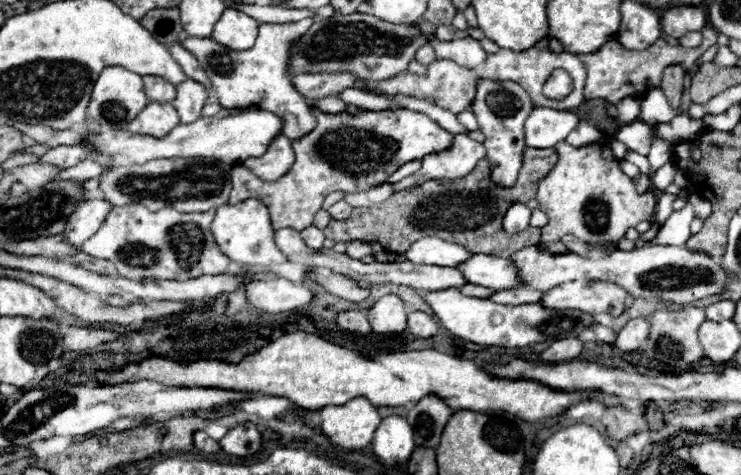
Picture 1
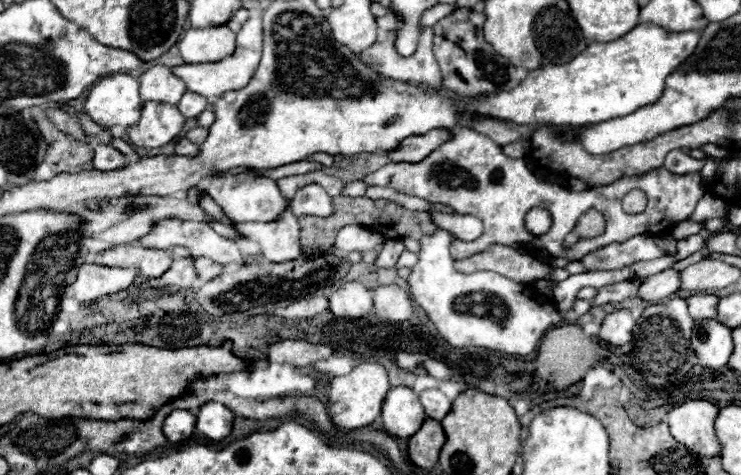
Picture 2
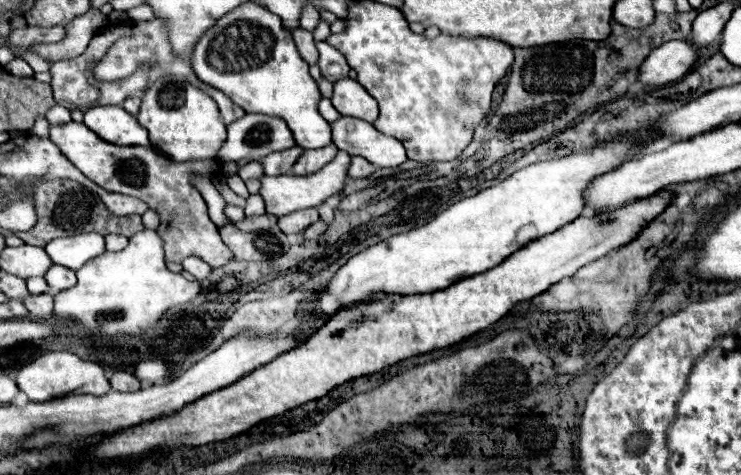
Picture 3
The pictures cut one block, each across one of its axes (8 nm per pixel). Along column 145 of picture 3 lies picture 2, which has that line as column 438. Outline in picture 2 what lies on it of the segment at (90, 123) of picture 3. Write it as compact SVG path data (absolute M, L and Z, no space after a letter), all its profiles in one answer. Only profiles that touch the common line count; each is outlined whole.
M436 128L436 130L430 130L422 136L408 136L408 140L402 140L402 144L394 152L388 152L386 156L392 162L420 162L434 148L438 148L440 144L444 144L450 138L454 138L452 130Z

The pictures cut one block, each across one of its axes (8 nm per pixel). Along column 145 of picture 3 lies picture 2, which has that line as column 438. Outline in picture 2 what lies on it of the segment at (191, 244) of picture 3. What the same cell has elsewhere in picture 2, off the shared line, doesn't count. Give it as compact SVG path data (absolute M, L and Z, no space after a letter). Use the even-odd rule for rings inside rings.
M458 128L454 140L444 142L438 146L426 160L410 164L410 162L388 162L380 170L368 174L364 178L368 186L390 186L402 194L418 196L430 202L442 202L456 210L456 214L472 214L482 220L484 234L474 242L460 242L452 240L450 254L454 260L468 258L472 254L482 252L490 244L506 244L512 246L514 242L532 244L536 248L546 248L554 258L570 258L576 260L596 248L602 248L610 242L624 242L638 234L668 234L670 228L686 220L696 202L704 196L706 186L700 182L700 174L672 174L666 168L654 168L646 174L638 176L622 176L616 182L600 188L590 188L582 192L570 192L558 184L548 184L538 180L528 168L522 158L514 160L502 154L500 146L496 146L488 136L478 134L470 128ZM632 188L644 190L648 196L648 206L642 214L626 214L622 210L622 198ZM530 208L544 208L552 216L550 230L540 236L538 240L532 238L524 228L524 216ZM596 208L606 218L606 230L598 238L578 240L572 248L564 248L564 238L576 226L576 220L586 210Z

